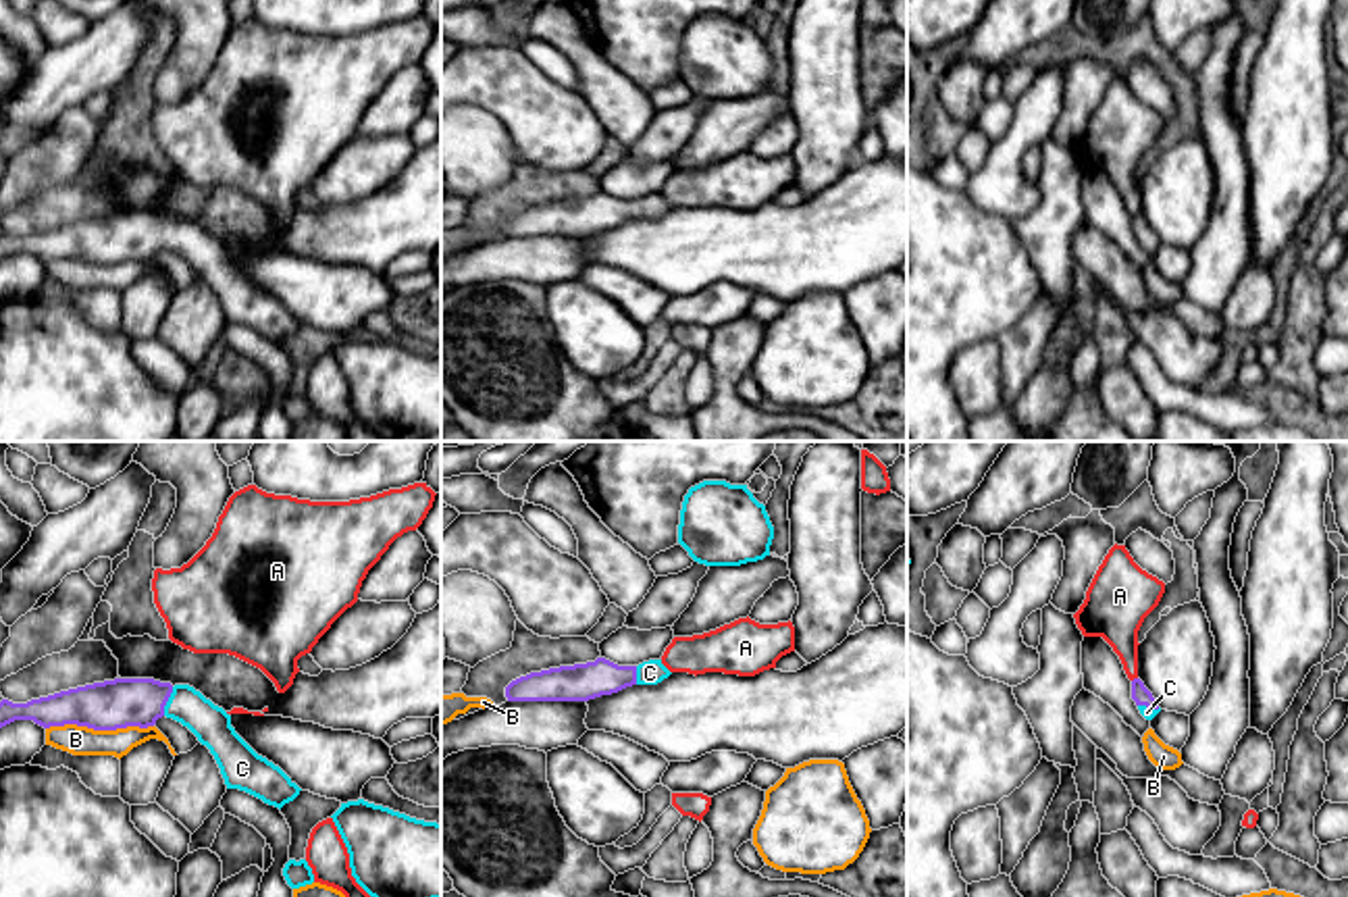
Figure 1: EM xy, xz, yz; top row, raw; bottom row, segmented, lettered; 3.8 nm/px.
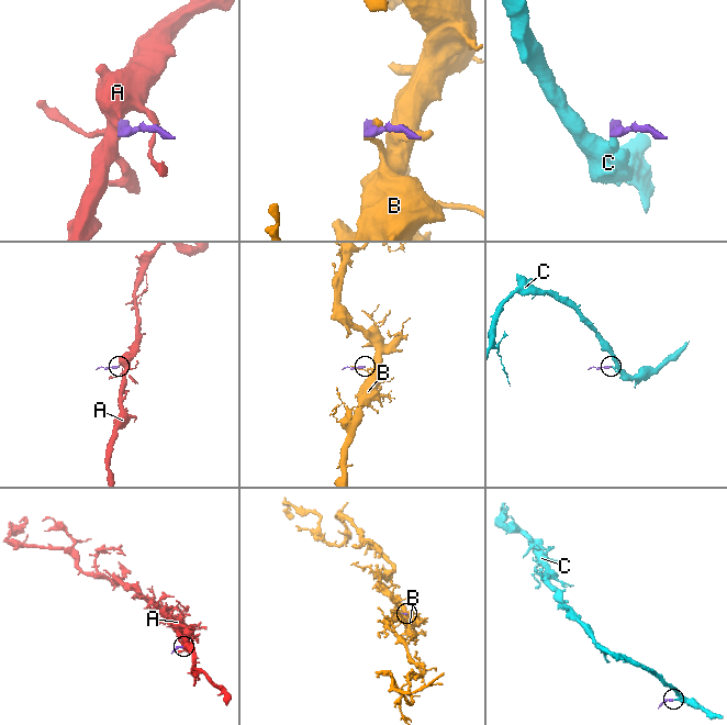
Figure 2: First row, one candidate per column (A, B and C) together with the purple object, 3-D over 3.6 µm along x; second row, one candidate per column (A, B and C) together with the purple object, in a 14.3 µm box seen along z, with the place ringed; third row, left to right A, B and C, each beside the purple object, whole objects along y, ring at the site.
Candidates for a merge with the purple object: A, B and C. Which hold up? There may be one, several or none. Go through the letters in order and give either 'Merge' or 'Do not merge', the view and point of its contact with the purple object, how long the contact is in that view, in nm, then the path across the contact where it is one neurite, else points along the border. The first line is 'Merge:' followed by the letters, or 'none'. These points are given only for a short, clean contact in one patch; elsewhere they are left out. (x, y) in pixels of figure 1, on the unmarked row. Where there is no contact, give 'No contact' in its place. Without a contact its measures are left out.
Merge: C
A: Do not merge. Touches purple at yz (1134, 213). Shared border 30 nm. Boundary: yz (1136, 211), (1132, 215)
B: Do not merge. Touches purple at xy (98, 263). Shared border 420 nm
C: Merge. Touches purple at xy (167, 234). Shared border 120 nm. Path across: xy (115, 238), (167, 234), (186, 238), (209, 257)

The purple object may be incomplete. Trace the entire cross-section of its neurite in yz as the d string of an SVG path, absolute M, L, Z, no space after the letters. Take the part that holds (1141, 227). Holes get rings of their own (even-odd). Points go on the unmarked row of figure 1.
M1140 212L1132 214L1132 233L1136 235L1140 248L1146 254L1152 254L1161 246L1157 233L1152 231L1152 227L1144 221Z

